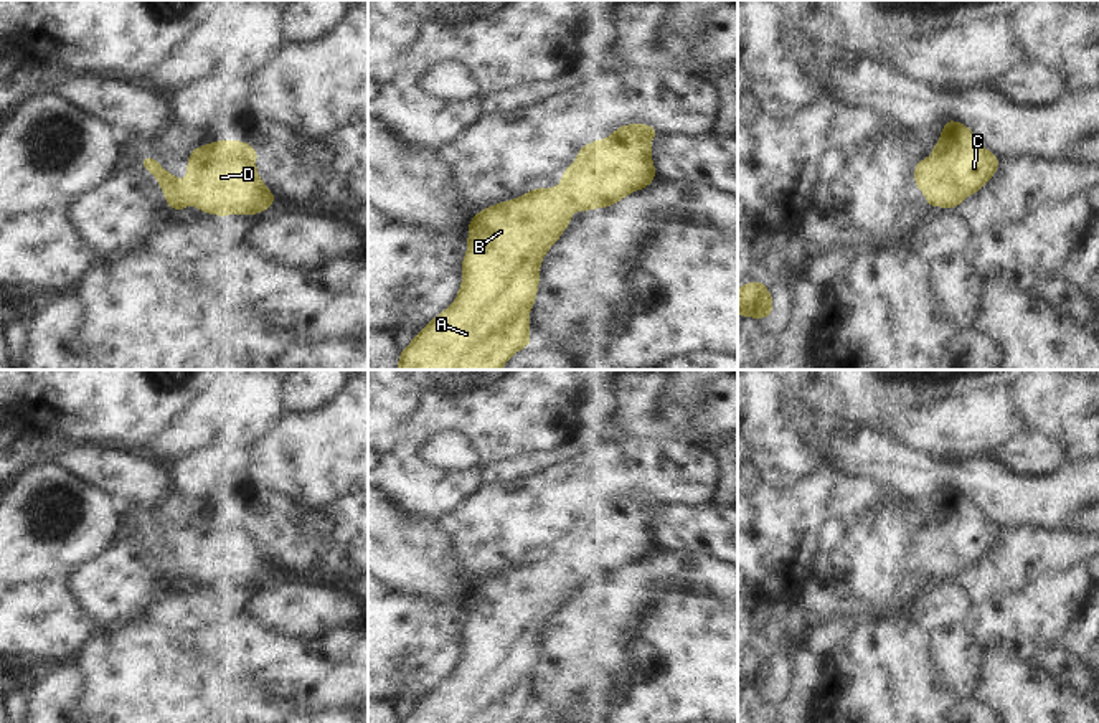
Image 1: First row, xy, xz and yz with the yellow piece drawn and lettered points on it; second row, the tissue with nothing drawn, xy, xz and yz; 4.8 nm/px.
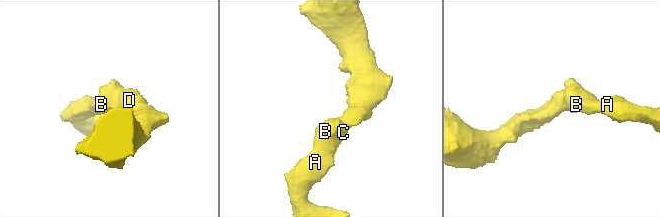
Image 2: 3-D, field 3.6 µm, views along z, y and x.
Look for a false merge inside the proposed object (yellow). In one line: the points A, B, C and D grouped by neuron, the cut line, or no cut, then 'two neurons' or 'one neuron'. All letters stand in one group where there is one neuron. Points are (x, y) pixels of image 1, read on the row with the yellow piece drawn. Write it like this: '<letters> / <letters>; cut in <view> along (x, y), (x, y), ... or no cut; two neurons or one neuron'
A B C D; no cut; one neuron

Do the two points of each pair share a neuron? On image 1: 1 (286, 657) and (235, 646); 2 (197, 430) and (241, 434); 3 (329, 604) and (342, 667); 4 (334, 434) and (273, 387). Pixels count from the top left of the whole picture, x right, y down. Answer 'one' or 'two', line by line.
1: one
2: one
3: two
4: two

